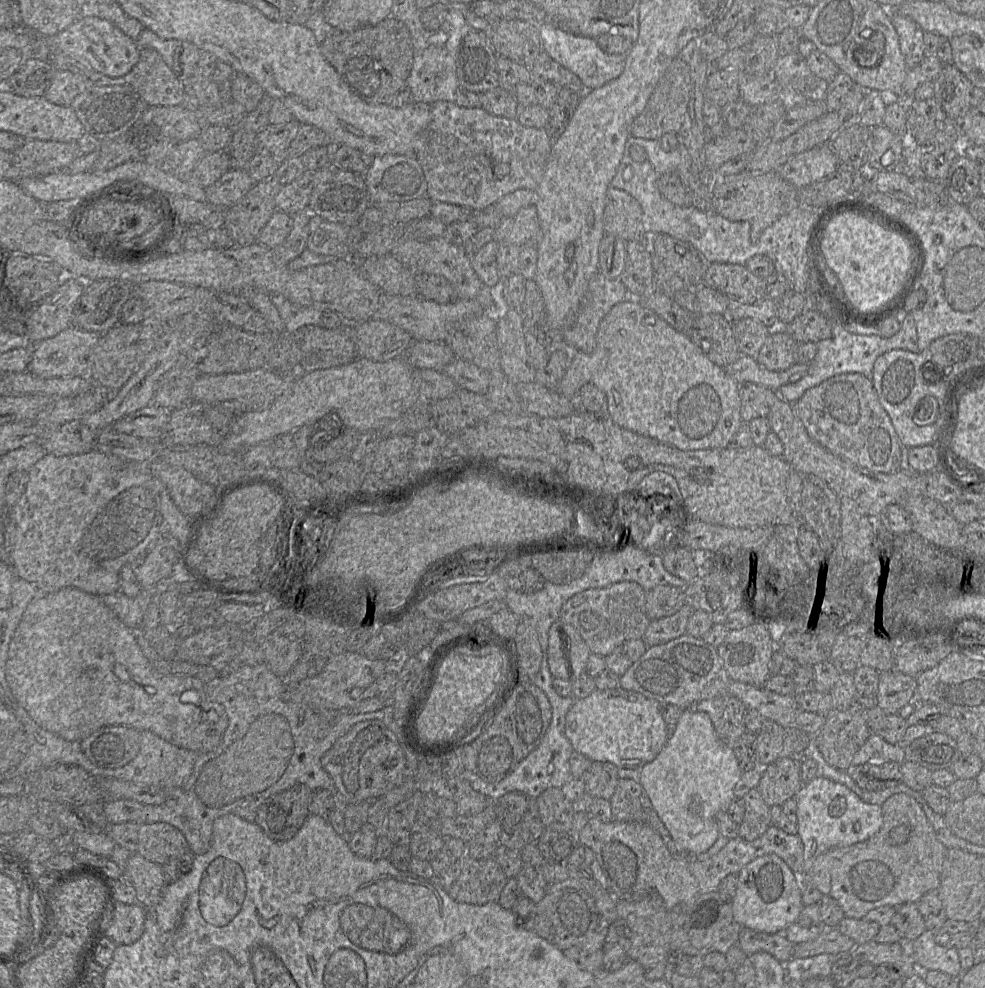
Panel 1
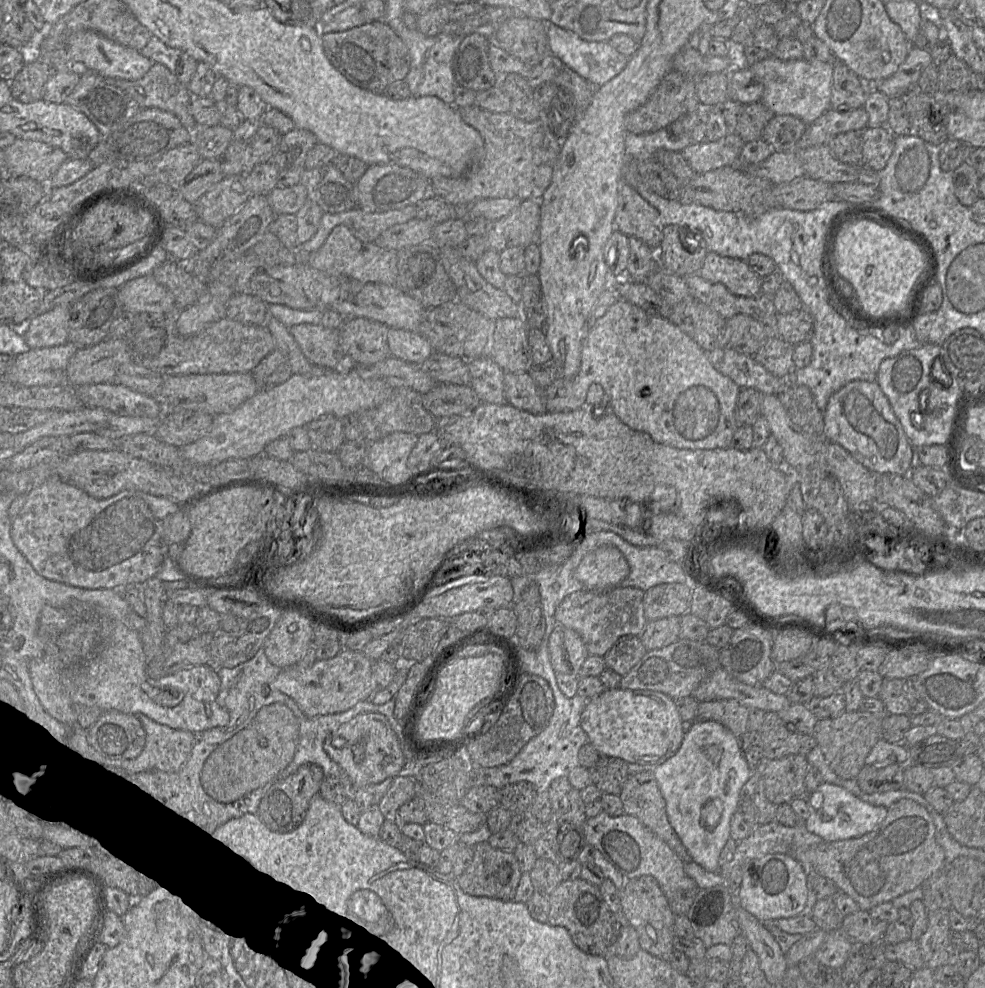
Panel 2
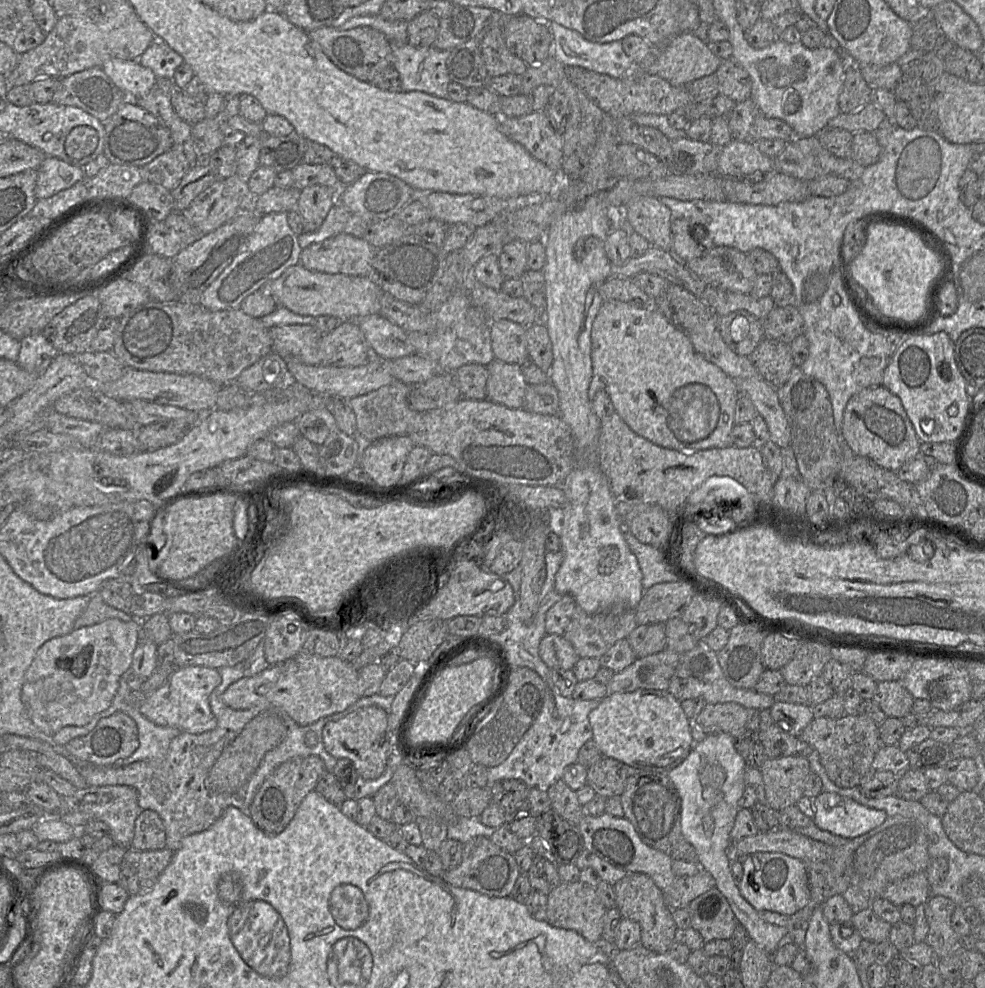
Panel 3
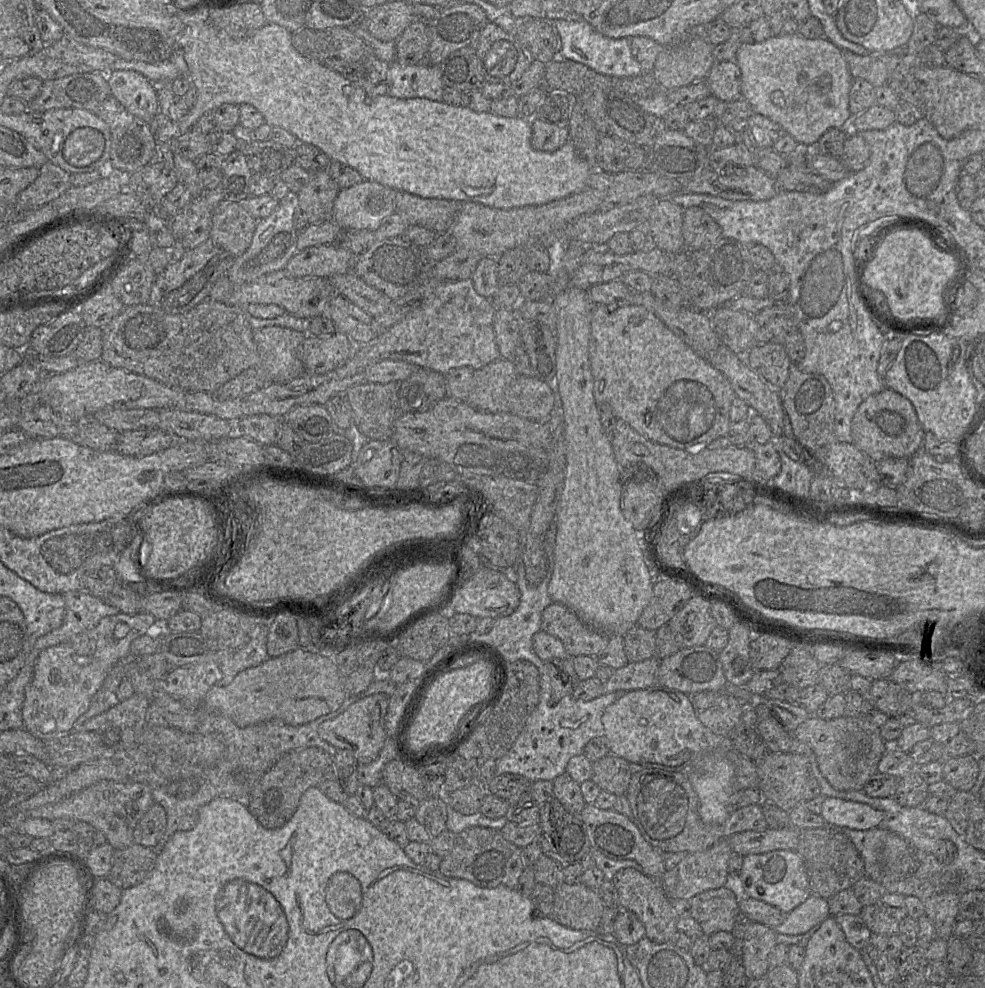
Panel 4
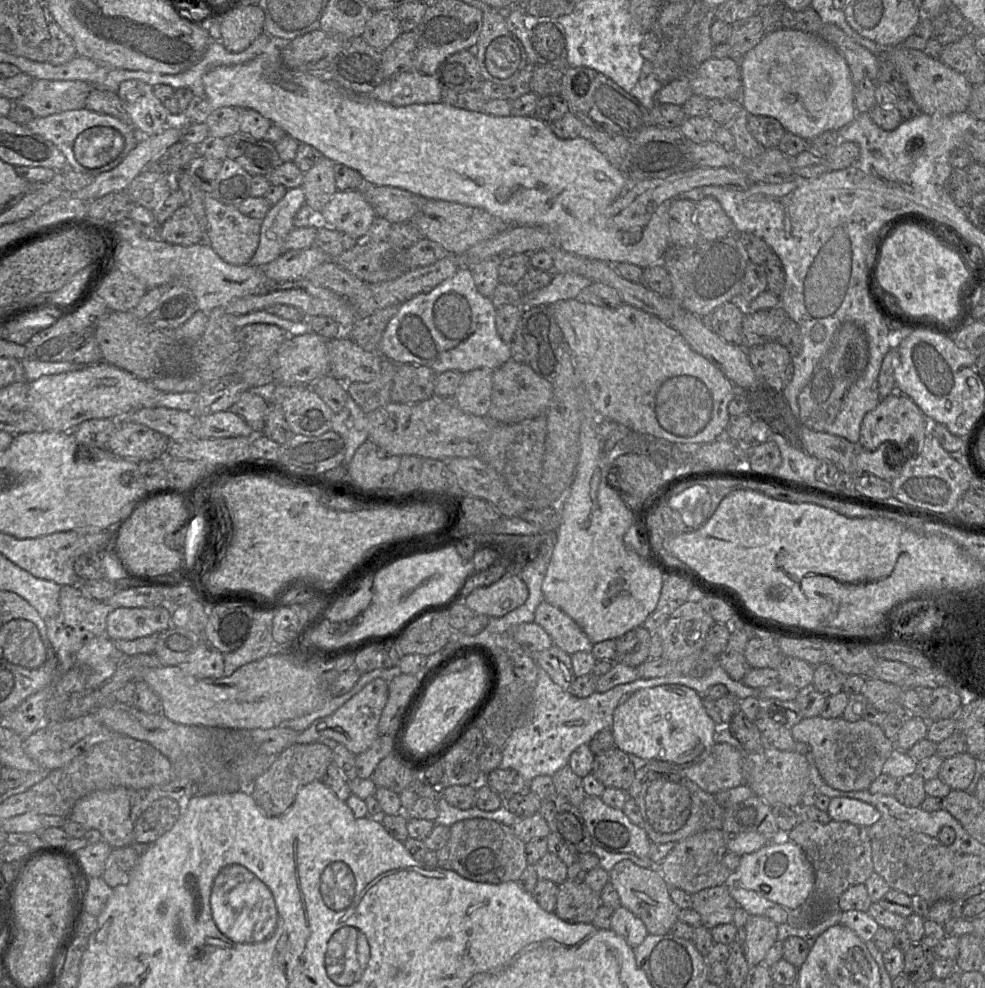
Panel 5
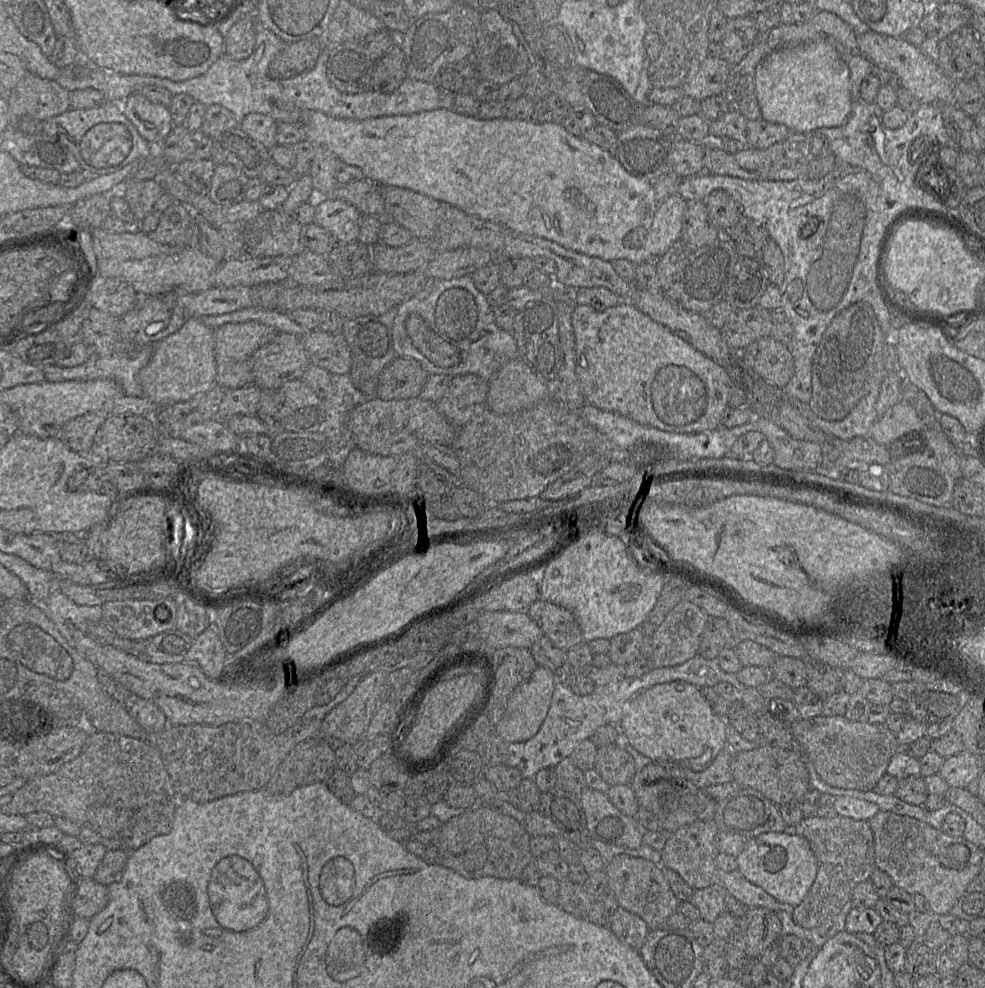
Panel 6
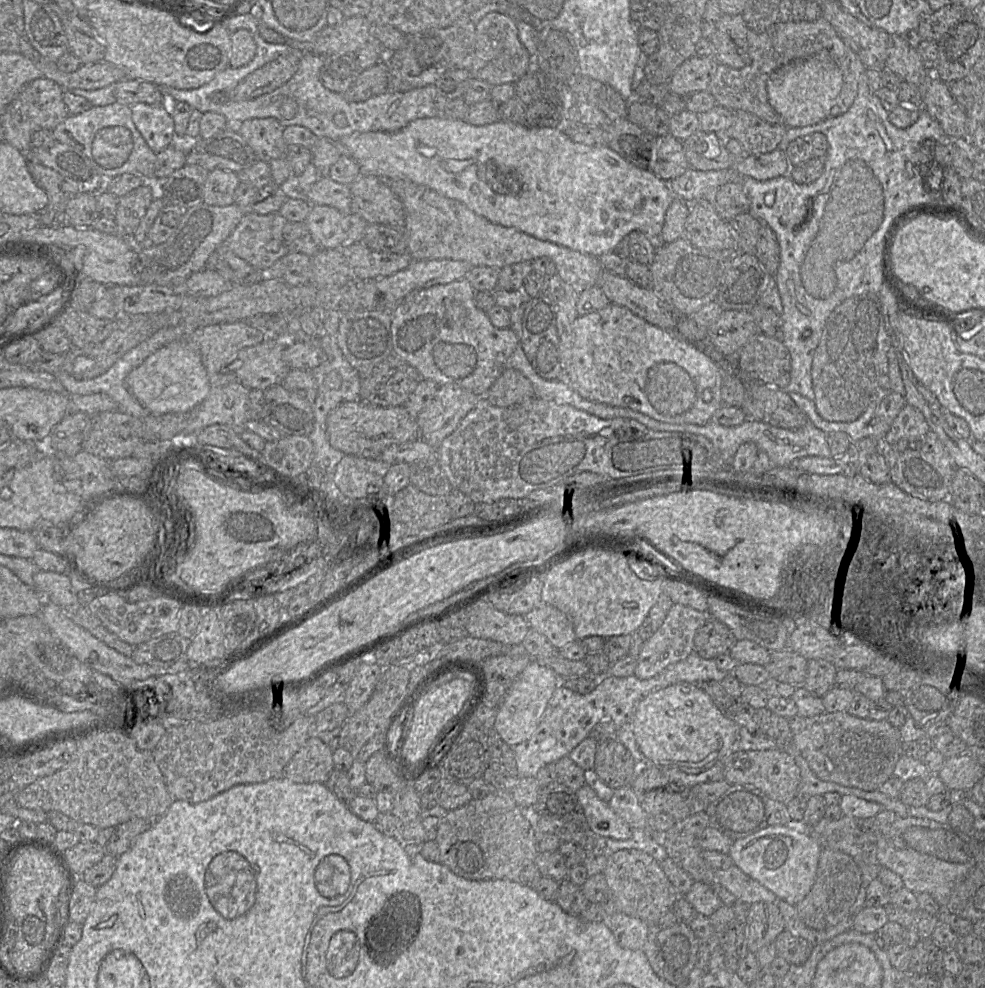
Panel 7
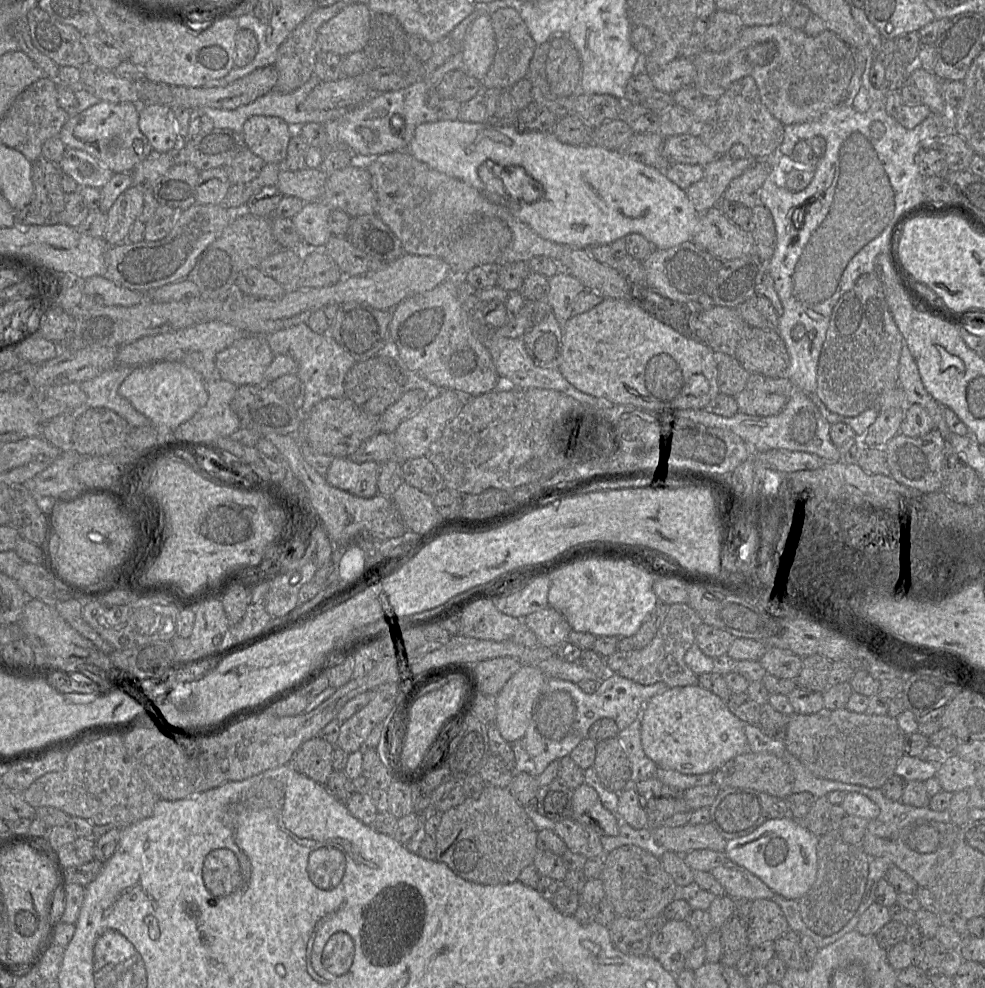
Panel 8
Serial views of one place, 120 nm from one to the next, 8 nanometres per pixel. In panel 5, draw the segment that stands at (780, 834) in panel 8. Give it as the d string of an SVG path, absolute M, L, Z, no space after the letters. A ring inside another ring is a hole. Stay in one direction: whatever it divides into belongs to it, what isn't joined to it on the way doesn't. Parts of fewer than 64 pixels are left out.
M785 838L773 839L761 849L742 855L735 880L745 889L790 910L804 904L815 890L814 869L806 853L799 845Z

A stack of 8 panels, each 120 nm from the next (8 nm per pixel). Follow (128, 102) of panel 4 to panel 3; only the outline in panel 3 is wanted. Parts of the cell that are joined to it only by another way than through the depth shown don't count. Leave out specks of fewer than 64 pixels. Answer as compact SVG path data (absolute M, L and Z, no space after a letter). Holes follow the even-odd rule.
M118 58L104 62L101 69L129 99L145 96L156 82L156 76L137 60Z

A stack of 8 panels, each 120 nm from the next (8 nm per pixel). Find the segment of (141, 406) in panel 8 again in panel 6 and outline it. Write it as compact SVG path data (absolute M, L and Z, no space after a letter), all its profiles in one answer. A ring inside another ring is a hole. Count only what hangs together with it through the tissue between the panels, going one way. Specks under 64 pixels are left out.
M189 317L176 332L153 346L149 362L139 371L138 383L144 397L158 406L185 402L209 391L217 376L214 329L206 326L201 317Z

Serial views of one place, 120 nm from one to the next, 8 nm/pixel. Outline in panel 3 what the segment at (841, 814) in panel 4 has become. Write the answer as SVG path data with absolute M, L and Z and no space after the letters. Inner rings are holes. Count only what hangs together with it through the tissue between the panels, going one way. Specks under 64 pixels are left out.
M822 791L813 798L813 823L834 835L852 839L880 826L888 817L885 811L864 806L834 792Z

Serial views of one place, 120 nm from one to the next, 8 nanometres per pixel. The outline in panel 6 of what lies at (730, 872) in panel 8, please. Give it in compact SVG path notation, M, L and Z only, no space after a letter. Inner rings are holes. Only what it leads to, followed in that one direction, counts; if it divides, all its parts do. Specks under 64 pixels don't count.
M738 870L721 873L720 883L727 893L748 908L763 907L775 912L786 910L792 913L793 911L793 907L777 901L761 887L748 881Z

